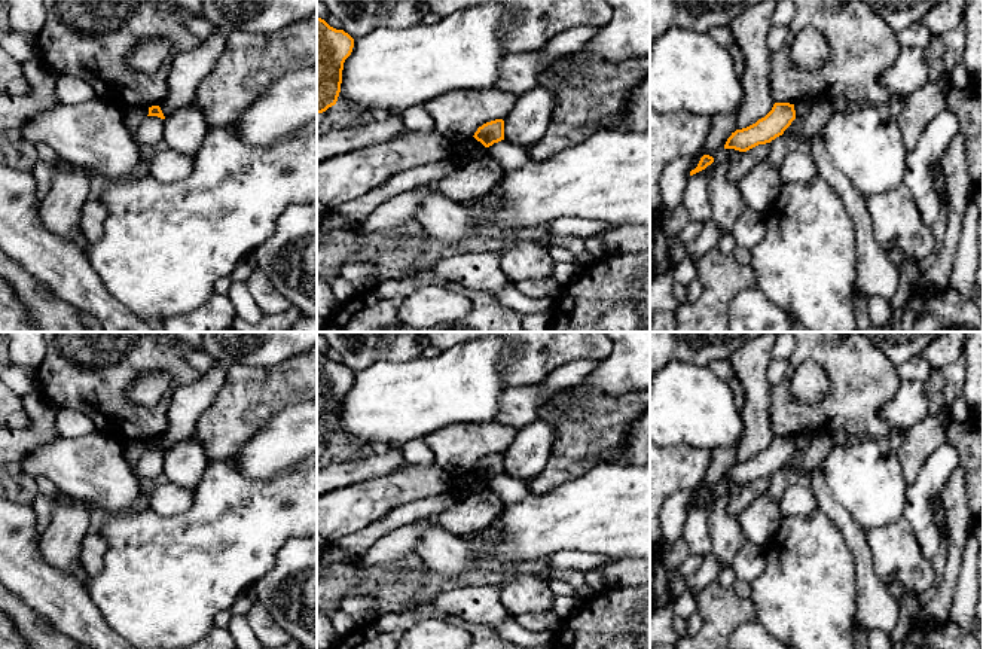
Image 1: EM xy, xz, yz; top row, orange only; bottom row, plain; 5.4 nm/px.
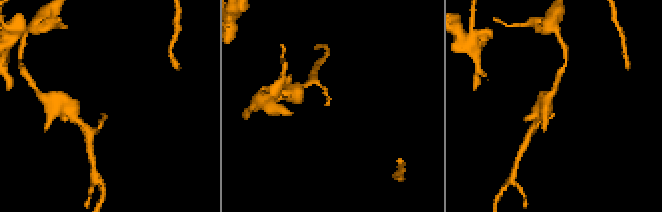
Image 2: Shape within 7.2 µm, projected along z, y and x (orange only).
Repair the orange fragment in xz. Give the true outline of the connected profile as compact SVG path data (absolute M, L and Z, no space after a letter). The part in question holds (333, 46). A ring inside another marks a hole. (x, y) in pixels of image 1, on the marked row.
M317 18L317 113L335 106L341 92L342 70L354 39L344 30Z

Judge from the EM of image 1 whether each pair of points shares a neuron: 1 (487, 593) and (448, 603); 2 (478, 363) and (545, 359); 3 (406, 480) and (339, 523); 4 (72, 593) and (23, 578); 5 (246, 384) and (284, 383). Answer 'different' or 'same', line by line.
1: same
2: different
3: same
4: same
5: same

